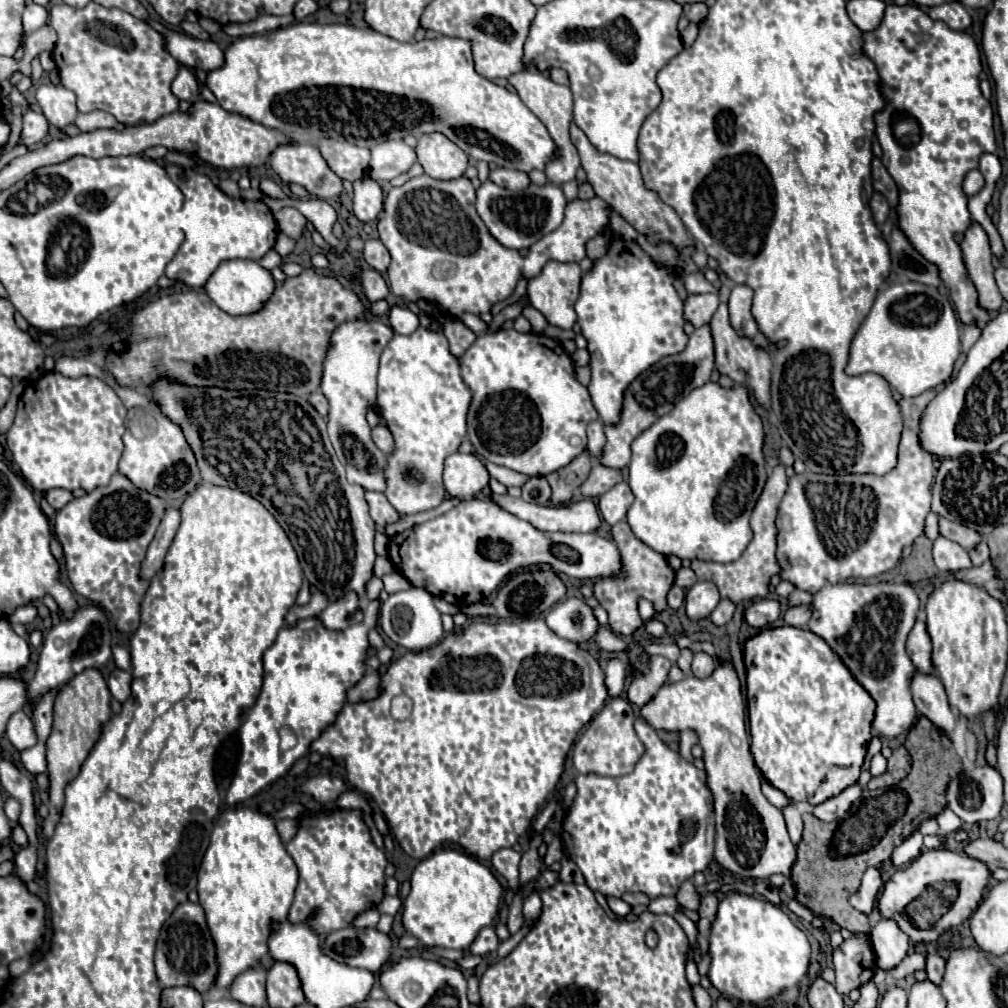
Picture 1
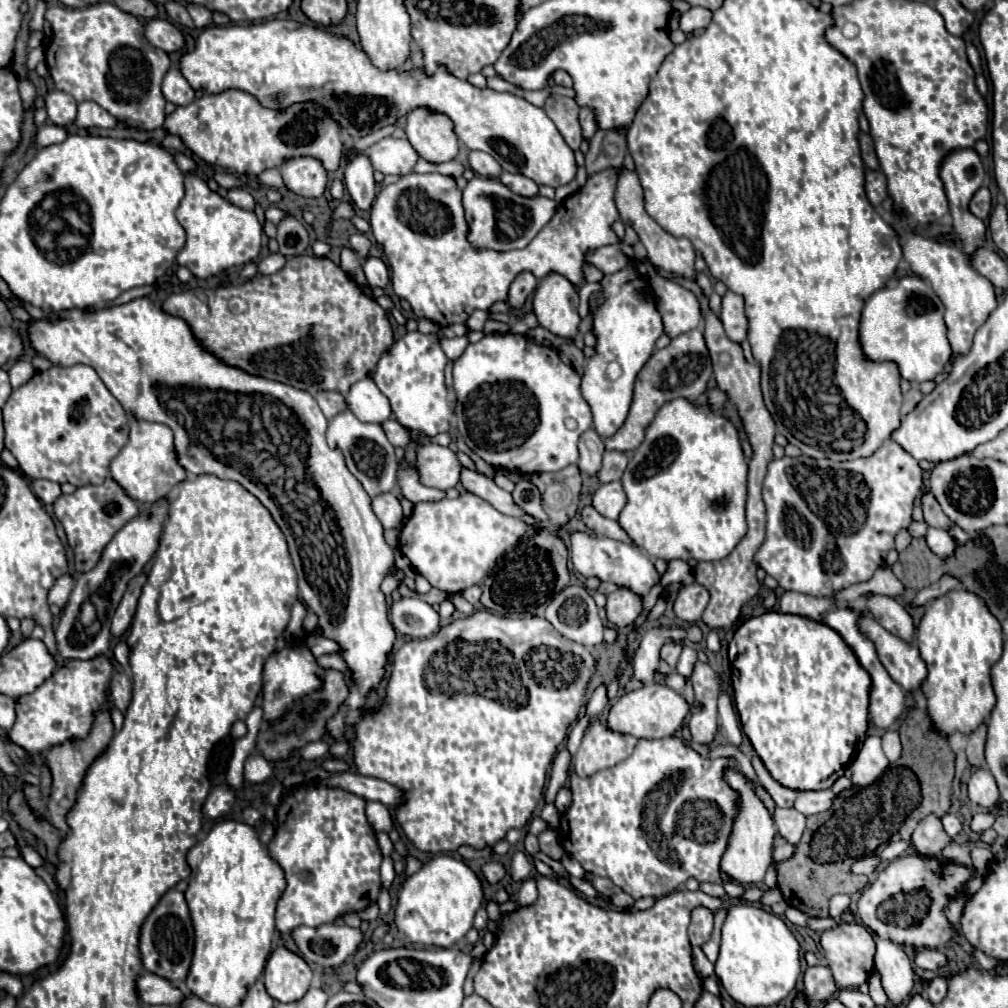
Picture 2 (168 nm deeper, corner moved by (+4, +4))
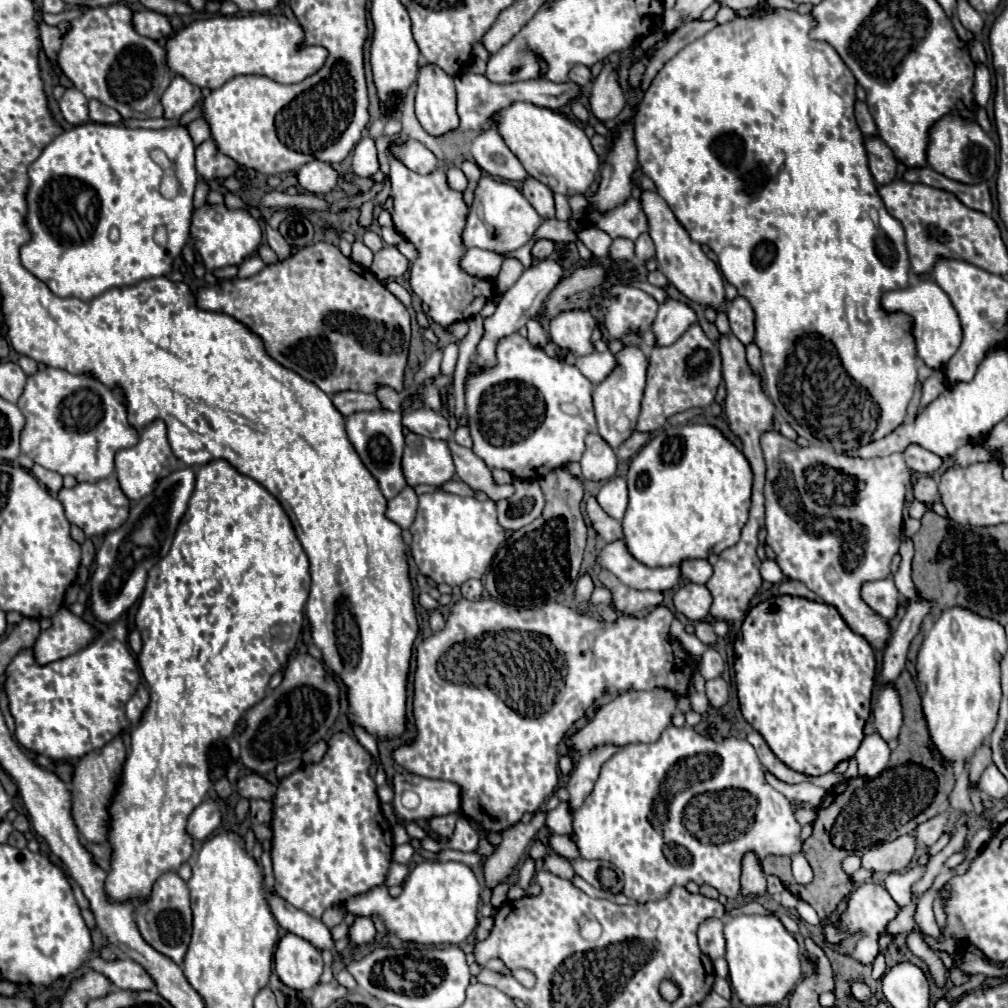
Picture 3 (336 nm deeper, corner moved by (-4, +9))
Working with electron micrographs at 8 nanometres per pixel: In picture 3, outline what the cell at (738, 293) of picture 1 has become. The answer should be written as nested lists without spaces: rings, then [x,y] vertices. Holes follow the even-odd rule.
[[[736,296],[730,304],[728,304],[728,320],[730,320],[730,328],[732,334],[742,342],[742,344],[750,344],[754,340],[754,310],[748,304],[746,298]]]

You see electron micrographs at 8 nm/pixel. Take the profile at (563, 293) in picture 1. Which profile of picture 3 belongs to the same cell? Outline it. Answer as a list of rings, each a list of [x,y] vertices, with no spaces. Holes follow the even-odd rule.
[[[566,310],[550,320],[550,340],[574,352],[574,356],[584,356],[594,350],[590,336],[596,328],[596,320],[588,310]]]

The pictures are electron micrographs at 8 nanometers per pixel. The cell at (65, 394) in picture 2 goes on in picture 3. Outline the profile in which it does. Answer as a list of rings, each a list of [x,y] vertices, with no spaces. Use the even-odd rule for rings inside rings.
[[[46,366],[28,378],[18,400],[18,408],[26,418],[20,434],[22,452],[42,468],[62,476],[70,474],[78,482],[96,482],[114,474],[114,454],[122,448],[128,448],[128,404],[124,390],[120,386],[106,386],[92,374],[70,374],[66,370]]]

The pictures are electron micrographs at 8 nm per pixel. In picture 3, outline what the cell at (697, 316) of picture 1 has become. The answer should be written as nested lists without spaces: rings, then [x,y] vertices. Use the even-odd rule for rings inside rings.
[[[668,298],[660,306],[658,316],[652,322],[652,332],[658,338],[658,346],[668,346],[676,342],[694,322],[696,322],[696,312],[688,304]]]

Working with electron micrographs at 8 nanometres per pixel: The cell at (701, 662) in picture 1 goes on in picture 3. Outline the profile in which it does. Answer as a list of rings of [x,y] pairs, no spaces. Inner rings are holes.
[[[722,676],[708,680],[706,682],[706,696],[708,696],[708,700],[710,700],[710,704],[714,708],[724,706],[726,700],[728,700],[728,684],[726,684],[726,680]]]

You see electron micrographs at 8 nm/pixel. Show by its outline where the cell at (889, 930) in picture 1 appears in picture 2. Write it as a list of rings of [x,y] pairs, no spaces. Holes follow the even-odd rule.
[[[876,939],[876,969],[882,979],[882,989],[892,1005],[900,1005],[910,997],[914,989],[912,961],[900,945],[884,939]]]

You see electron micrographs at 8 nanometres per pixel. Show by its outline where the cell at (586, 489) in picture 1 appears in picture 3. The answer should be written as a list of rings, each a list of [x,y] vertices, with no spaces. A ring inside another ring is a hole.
[[[632,432],[630,434],[630,438],[616,450],[616,456],[618,456],[618,460],[630,460],[644,444],[646,444],[646,440],[650,438],[650,434],[642,434],[642,432]]]

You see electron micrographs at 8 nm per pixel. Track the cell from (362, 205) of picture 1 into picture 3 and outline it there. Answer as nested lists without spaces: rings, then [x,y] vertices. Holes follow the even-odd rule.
[[[370,136],[362,138],[356,148],[354,148],[354,156],[352,156],[352,170],[356,176],[360,178],[372,178],[378,170],[380,170],[380,162],[378,162],[378,150],[374,146],[374,140]]]

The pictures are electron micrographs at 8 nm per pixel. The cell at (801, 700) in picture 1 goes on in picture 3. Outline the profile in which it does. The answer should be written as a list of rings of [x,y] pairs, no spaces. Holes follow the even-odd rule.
[[[776,596],[754,606],[742,622],[740,638],[734,660],[740,710],[746,722],[762,734],[776,758],[806,776],[828,774],[840,762],[850,760],[864,738],[864,726],[870,718],[876,660],[868,640],[852,632],[836,608],[794,596]]]

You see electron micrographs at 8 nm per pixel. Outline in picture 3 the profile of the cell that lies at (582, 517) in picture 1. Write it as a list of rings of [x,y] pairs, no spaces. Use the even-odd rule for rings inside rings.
[[[450,440],[448,444],[450,444],[452,456],[454,456],[458,478],[462,482],[466,482],[472,490],[482,490],[494,502],[506,500],[514,494],[512,484],[496,484],[494,482],[494,478],[490,474],[490,468],[472,450],[458,446],[454,440]]]

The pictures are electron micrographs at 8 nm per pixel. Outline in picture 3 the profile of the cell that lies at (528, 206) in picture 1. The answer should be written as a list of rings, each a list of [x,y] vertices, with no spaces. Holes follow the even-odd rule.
[[[482,176],[474,190],[474,202],[470,206],[470,216],[462,240],[466,248],[482,248],[506,256],[528,244],[542,222],[544,218],[532,208],[532,204],[518,188],[508,182],[498,182],[492,176]]]

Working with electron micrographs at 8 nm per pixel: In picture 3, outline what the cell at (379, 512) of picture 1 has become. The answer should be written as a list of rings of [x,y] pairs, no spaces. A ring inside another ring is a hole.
[[[406,486],[396,498],[388,500],[386,516],[400,528],[408,528],[416,516],[416,506],[418,506],[418,496],[410,486]]]

